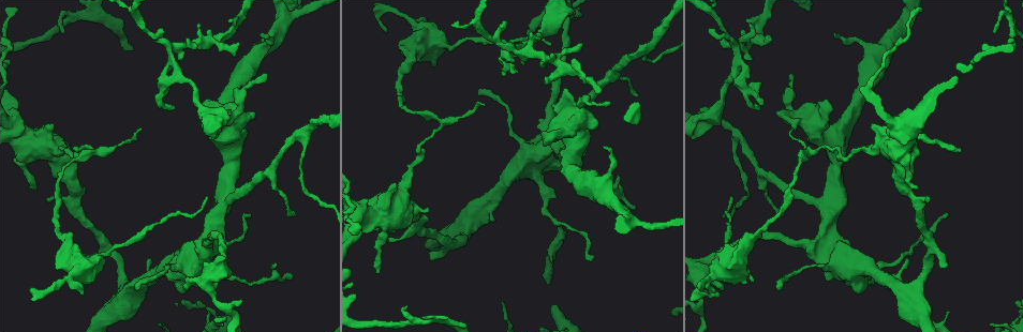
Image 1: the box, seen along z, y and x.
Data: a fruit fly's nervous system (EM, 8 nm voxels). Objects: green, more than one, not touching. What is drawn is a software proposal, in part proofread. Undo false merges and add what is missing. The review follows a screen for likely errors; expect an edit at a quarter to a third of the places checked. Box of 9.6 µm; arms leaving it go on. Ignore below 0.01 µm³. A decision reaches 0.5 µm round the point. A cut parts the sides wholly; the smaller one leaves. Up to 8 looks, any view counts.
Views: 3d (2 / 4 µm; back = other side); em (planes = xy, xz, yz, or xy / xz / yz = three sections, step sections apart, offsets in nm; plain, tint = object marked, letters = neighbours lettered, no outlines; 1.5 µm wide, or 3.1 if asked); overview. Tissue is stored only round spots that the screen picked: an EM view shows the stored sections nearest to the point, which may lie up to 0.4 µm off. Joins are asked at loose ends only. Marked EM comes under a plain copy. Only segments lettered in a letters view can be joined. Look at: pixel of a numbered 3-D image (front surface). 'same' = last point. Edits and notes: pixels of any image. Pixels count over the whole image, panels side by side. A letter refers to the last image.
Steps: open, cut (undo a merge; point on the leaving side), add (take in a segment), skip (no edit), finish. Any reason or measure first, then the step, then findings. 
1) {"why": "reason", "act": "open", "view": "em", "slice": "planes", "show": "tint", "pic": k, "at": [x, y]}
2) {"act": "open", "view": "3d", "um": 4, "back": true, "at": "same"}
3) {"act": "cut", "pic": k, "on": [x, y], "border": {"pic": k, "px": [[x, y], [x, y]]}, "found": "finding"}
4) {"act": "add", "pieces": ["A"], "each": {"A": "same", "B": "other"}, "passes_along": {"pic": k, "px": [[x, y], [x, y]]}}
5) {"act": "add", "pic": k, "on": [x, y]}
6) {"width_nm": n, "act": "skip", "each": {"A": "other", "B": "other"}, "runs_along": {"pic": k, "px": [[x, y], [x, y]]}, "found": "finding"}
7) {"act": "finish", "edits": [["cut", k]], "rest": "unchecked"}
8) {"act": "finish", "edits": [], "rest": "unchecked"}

{"why": "sharp bend", "act": "open", "view": "em", "slice": "planes", "show": "tint", "pic": 1, "at": [730, 37]}

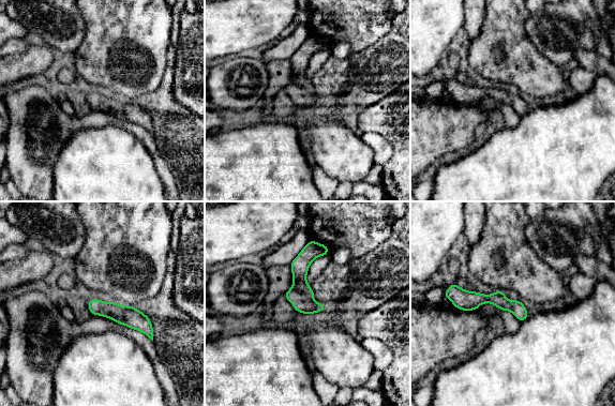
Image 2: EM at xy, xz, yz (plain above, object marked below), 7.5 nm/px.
{"why": "what lies round it", "act": "open", "view": "em", "slice": "planes", "show": "letters", "at": "same"}

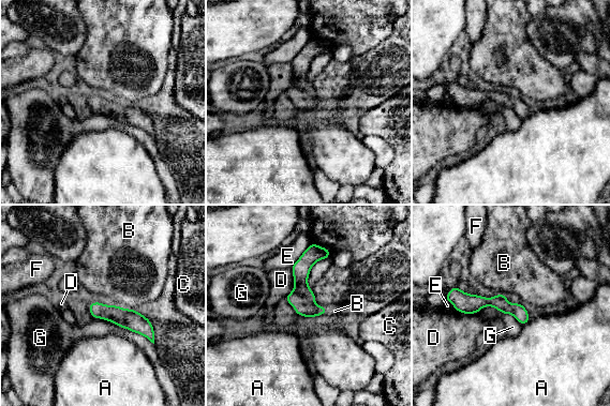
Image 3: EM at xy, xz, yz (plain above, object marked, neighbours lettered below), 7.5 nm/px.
{"act": "skip", "each": {"A": "other", "B": "other", "C": "other", "D": "other", "E": "other", "F": "other", "G": "other"}, "border": {"pic": 3, "px": [[93, 317], [140, 333], [153, 343]]}, "found": "one neuron here"}

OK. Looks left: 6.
{"why": "branch stops here", "act": "open", "view": "em", "slice": "xy", "step": 4, "show": "tint", "pic": 1, "at": [213, 318]}

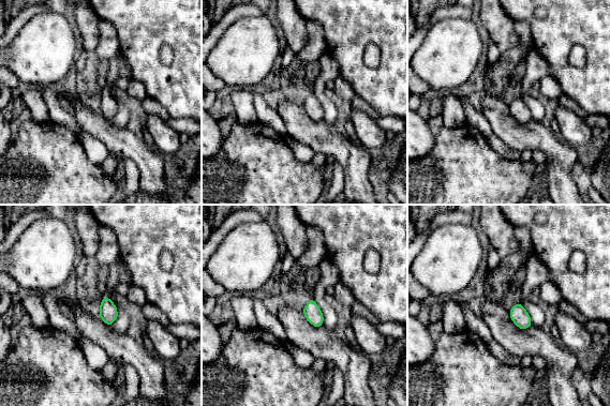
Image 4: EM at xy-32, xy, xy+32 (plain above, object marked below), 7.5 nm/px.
{"why": "cut it another way", "act": "open", "view": "em", "slice": "planes", "show": "tint", "at": "same"}

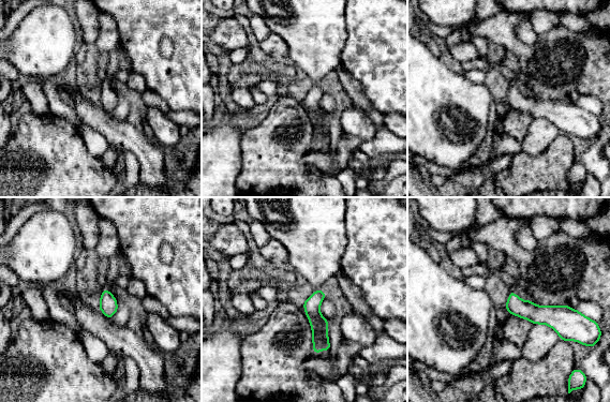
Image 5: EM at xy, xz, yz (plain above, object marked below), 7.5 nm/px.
{"why": "what lies round it", "act": "open", "view": "em", "slice": "planes", "show": "letters", "at": "same"}

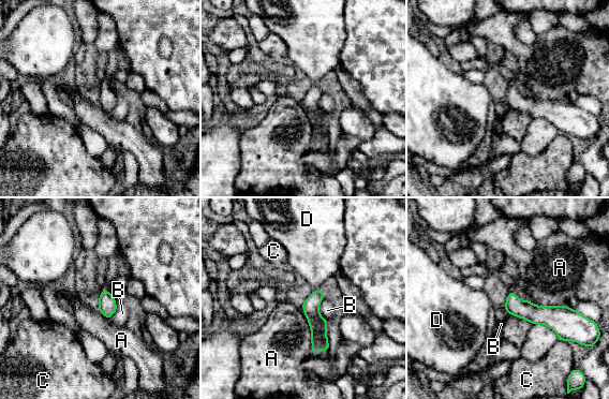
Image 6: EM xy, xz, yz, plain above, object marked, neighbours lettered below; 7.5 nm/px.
{"act": "add", "pieces": ["D"], "each": {"A": "other", "B": "other", "C": "other", "D": "same"}, "passes_along": {"pic": 6, "px": [[317, 323], [318, 290], [315, 256]]}, "found": "it goes on there"}

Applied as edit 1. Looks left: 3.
{"why": "branch stops here", "act": "open", "view": "em", "slice": "xz", "step": 8, "show": "letters", "pic": 1, "at": [945, 266]}

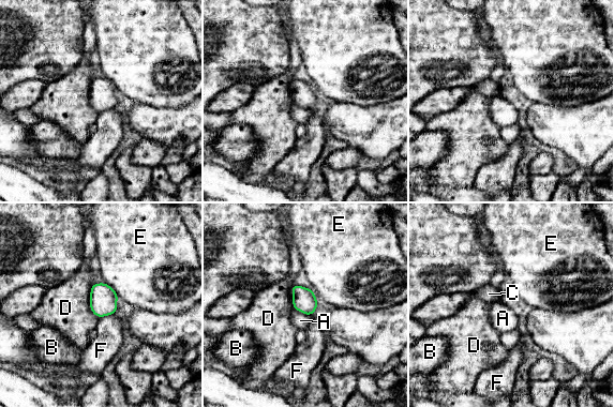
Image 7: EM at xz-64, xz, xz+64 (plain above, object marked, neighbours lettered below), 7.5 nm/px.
{"act": "open", "view": "em", "slice": "yz", "step": 4, "show": "letters", "at": "same"}

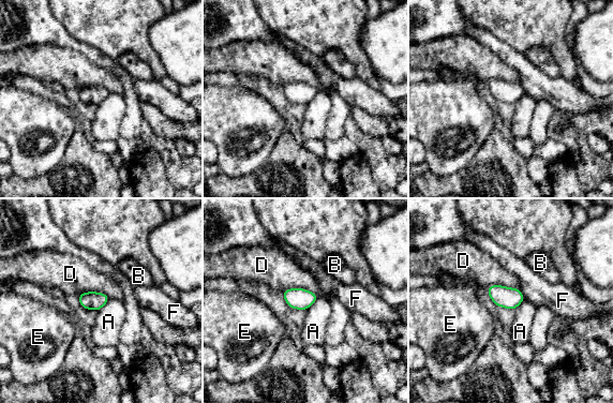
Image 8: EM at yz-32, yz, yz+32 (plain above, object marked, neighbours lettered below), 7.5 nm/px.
{"act": "skip", "each": {"A": "other", "B": "other", "D": "other", "E": "other", "F": "other"}, "border": {"pic": 8, "px": [[109, 299], [96, 311]]}, "found": "no lettered segment goes on from it"}

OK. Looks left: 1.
{"act": "finish", "edits": [["add", 6]], "rest": "unchecked"}

